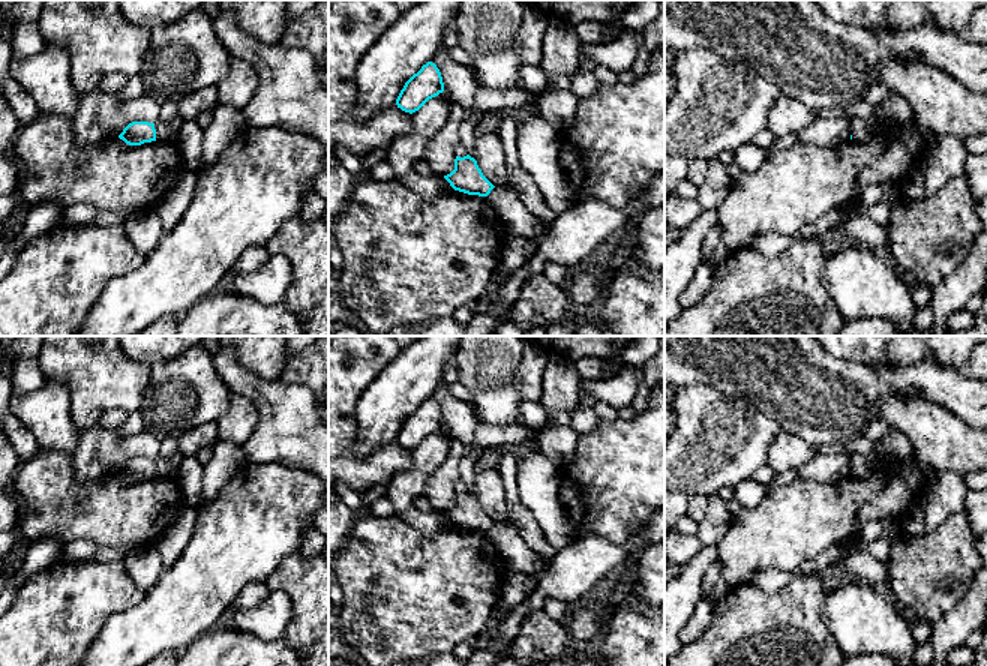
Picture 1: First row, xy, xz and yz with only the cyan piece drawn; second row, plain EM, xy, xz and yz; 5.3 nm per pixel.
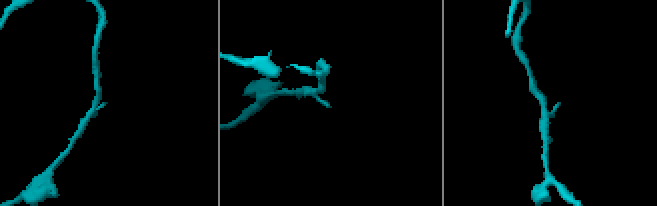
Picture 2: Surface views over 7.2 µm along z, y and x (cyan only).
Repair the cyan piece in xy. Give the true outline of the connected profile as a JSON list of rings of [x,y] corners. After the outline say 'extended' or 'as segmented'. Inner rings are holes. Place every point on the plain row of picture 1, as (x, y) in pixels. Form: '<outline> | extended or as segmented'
[[[132,458],[118,471],[129,482],[141,482],[144,478],[156,477],[154,459]]] | as segmented

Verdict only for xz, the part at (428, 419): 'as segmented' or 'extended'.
as segmented

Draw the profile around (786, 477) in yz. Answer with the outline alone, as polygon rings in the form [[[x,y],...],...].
[[[795,470],[776,474],[774,478],[766,484],[766,495],[780,486],[792,483],[796,478],[798,472]]]

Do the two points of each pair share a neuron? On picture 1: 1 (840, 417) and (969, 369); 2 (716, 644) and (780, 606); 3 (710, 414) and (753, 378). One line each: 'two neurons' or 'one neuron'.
1: two neurons
2: one neuron
3: two neurons

